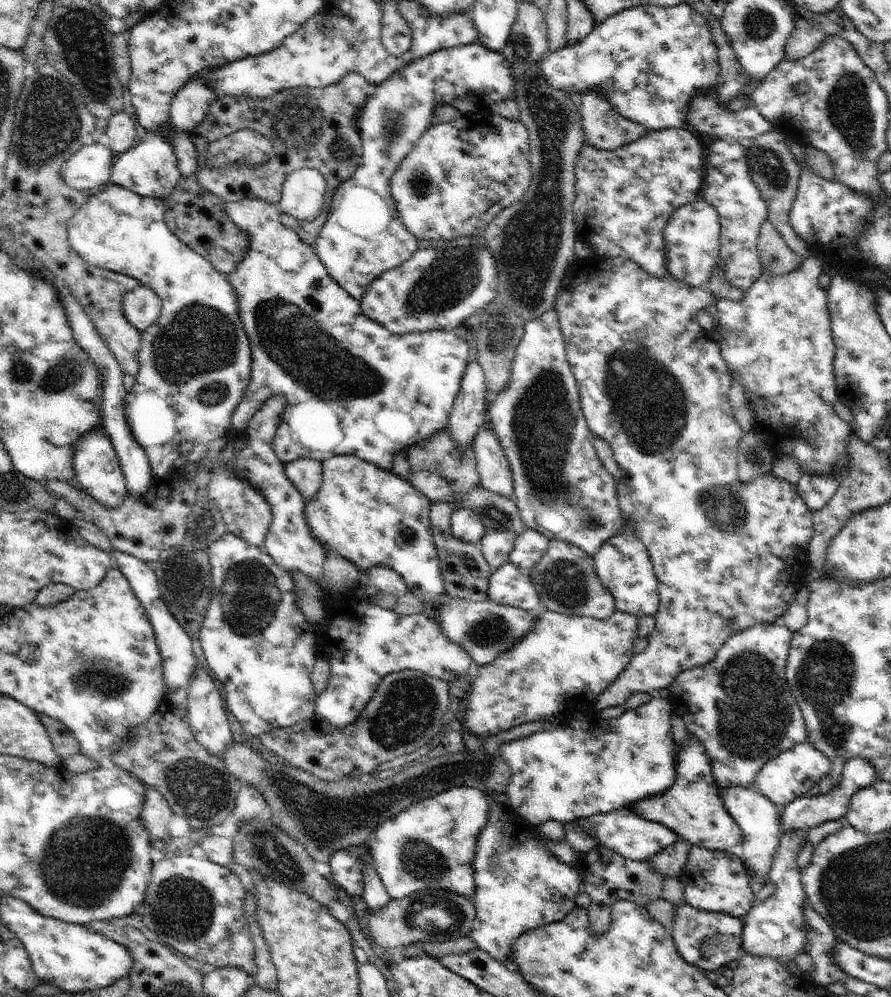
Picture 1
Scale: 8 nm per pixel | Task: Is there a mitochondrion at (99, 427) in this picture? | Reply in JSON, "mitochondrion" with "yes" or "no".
{"mitochondrion":"no"}

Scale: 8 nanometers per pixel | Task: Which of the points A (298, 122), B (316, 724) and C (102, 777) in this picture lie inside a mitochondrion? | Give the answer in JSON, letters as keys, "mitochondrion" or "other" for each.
{"A":"mitochondrion","B":"other","C":"other"}

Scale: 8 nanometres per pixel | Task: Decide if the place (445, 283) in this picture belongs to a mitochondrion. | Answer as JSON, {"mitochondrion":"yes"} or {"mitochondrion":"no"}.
{"mitochondrion":"yes"}

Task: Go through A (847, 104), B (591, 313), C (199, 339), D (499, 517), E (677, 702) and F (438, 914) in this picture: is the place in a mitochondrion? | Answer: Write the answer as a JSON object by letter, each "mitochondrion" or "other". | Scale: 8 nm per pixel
{"A":"mitochondrion","B":"other","C":"mitochondrion","D":"mitochondrion","E":"other","F":"mitochondrion"}

